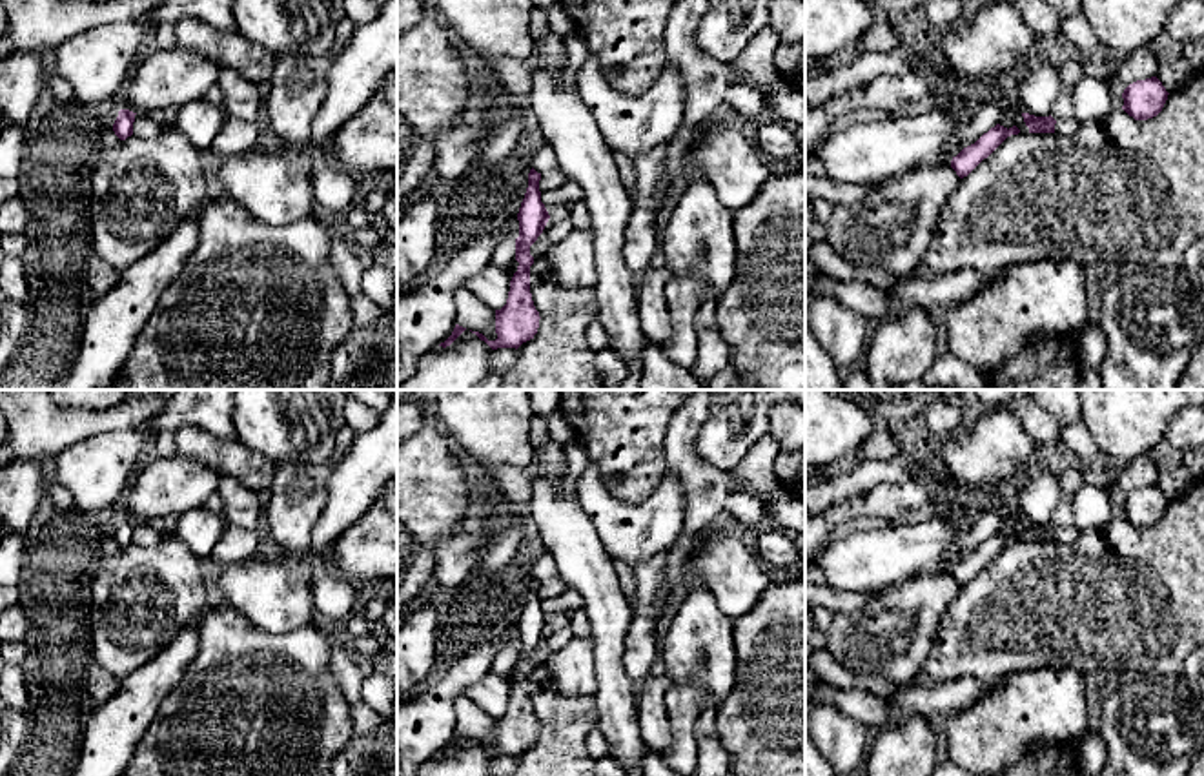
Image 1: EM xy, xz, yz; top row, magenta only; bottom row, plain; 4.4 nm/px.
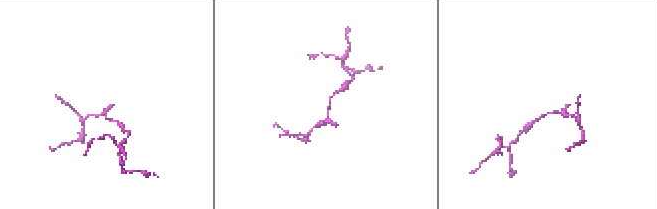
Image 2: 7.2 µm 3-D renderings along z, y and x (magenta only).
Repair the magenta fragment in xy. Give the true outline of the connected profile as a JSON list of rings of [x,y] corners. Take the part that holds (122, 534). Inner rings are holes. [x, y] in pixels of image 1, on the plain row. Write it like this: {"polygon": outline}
{"polygon": [[[120,517],[118,519],[118,525],[117,525],[115,532],[113,532],[113,539],[120,548],[126,548],[128,545],[133,543],[135,523],[137,521],[133,521],[129,517]]]}

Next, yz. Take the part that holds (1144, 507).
{"polygon": [[[1157,485],[1137,488],[1124,497],[1122,517],[1135,528],[1148,528],[1162,519],[1168,503],[1169,501]]]}

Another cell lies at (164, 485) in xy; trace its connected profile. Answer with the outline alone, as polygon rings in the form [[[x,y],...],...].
[[[180,454],[155,455],[140,465],[126,490],[126,512],[133,521],[158,521],[169,514],[204,508],[220,475],[204,461]]]

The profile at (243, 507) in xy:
[[[220,475],[217,494],[226,510],[228,526],[242,526],[257,530],[264,523],[264,508],[260,497],[231,475]]]

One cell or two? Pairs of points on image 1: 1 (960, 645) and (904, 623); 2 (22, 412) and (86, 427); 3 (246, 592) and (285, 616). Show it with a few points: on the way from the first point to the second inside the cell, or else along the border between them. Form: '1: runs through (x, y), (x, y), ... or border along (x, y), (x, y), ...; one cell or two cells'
1: border along (955, 598), (935, 633), (933, 647), (918, 676); two cells
2: runs through (39, 425), (70, 427); one cell
3: runs through (255, 592), (261, 592), (275, 607); one cell

